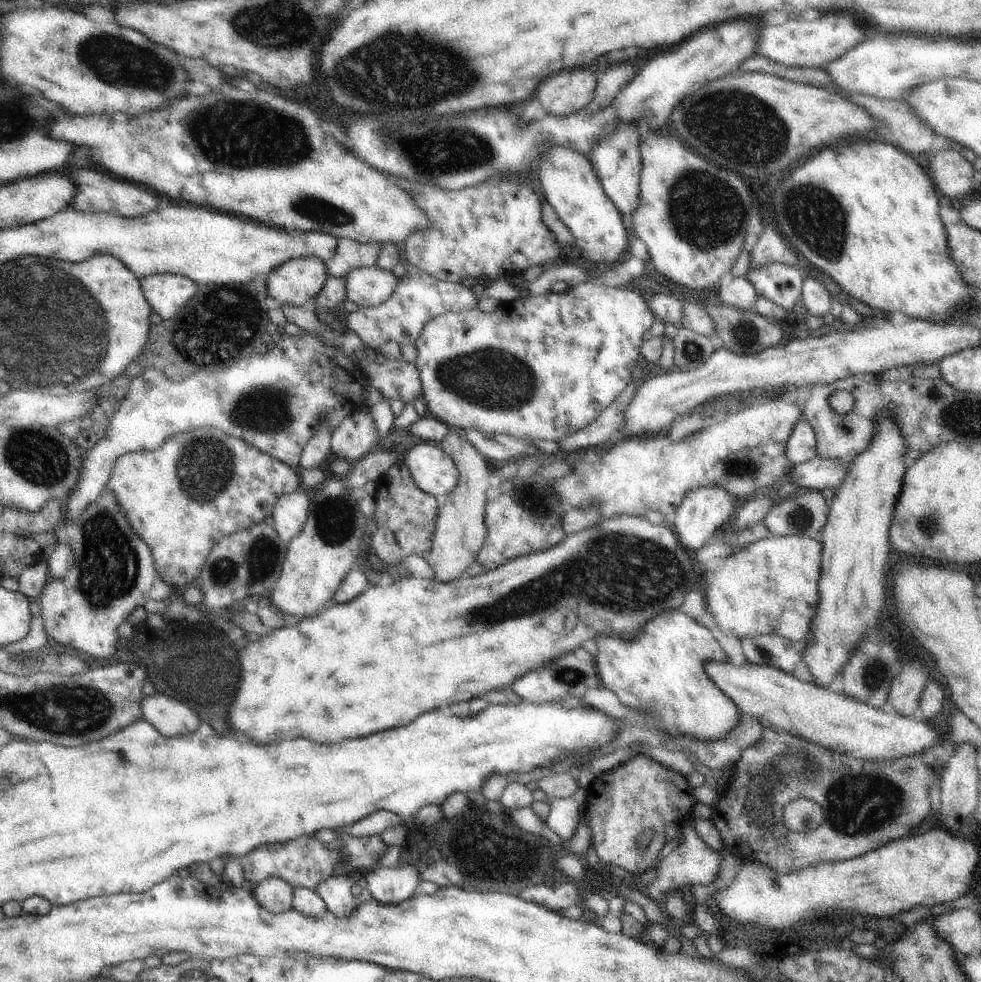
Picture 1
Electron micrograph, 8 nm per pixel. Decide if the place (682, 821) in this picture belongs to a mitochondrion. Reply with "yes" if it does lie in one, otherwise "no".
no

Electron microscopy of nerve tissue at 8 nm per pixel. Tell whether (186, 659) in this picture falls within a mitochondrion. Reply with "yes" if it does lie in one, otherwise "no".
yes

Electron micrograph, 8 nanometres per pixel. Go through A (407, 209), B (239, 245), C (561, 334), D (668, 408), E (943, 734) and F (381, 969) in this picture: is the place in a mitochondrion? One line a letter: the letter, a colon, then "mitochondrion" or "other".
A: other
B: other
C: other
D: other
E: other
F: other

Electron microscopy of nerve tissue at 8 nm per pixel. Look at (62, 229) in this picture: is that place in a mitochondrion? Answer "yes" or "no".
no

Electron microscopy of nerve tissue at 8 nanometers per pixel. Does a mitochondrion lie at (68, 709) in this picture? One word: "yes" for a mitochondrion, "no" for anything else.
yes

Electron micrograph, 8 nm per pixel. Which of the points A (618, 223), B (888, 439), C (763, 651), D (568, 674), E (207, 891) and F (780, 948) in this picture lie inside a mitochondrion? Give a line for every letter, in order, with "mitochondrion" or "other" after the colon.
A: other
B: other
C: mitochondrion
D: mitochondrion
E: other
F: other

